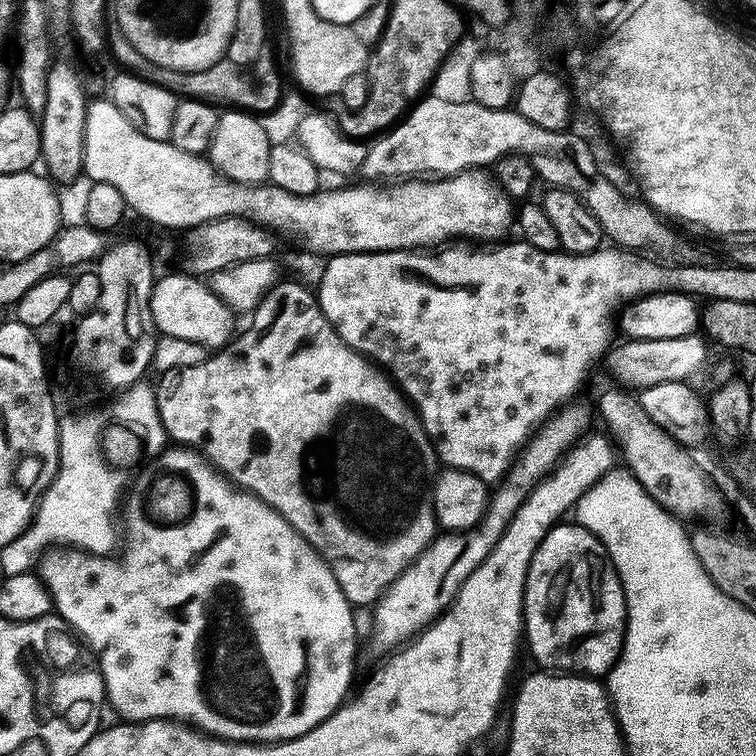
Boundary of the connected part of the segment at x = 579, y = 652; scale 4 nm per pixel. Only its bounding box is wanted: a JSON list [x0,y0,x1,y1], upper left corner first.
[524,522,628,678]

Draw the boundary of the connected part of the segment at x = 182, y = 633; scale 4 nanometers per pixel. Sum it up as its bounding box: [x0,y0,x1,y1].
[38,446,358,742]

